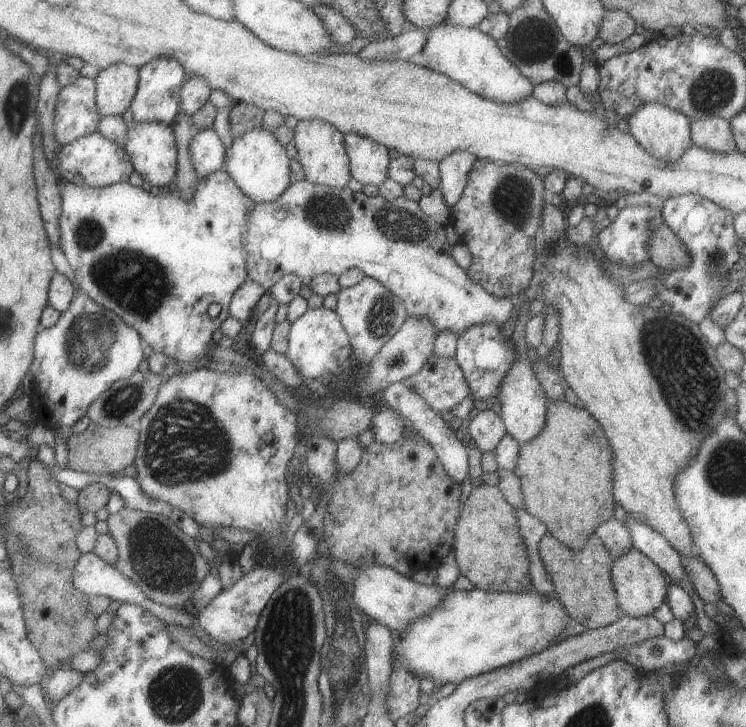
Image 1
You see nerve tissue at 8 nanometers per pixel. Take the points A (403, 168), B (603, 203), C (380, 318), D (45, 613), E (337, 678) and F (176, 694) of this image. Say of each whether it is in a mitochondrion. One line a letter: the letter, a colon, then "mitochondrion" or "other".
A: other
B: other
C: mitochondrion
D: other
E: mitochondrion
F: mitochondrion

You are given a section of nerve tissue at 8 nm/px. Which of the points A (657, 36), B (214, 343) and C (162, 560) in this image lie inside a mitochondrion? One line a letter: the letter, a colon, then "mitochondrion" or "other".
A: other
B: other
C: mitochondrion

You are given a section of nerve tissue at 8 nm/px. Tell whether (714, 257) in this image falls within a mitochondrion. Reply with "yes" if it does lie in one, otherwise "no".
yes

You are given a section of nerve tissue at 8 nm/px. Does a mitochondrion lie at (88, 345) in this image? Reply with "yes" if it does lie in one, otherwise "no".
yes

